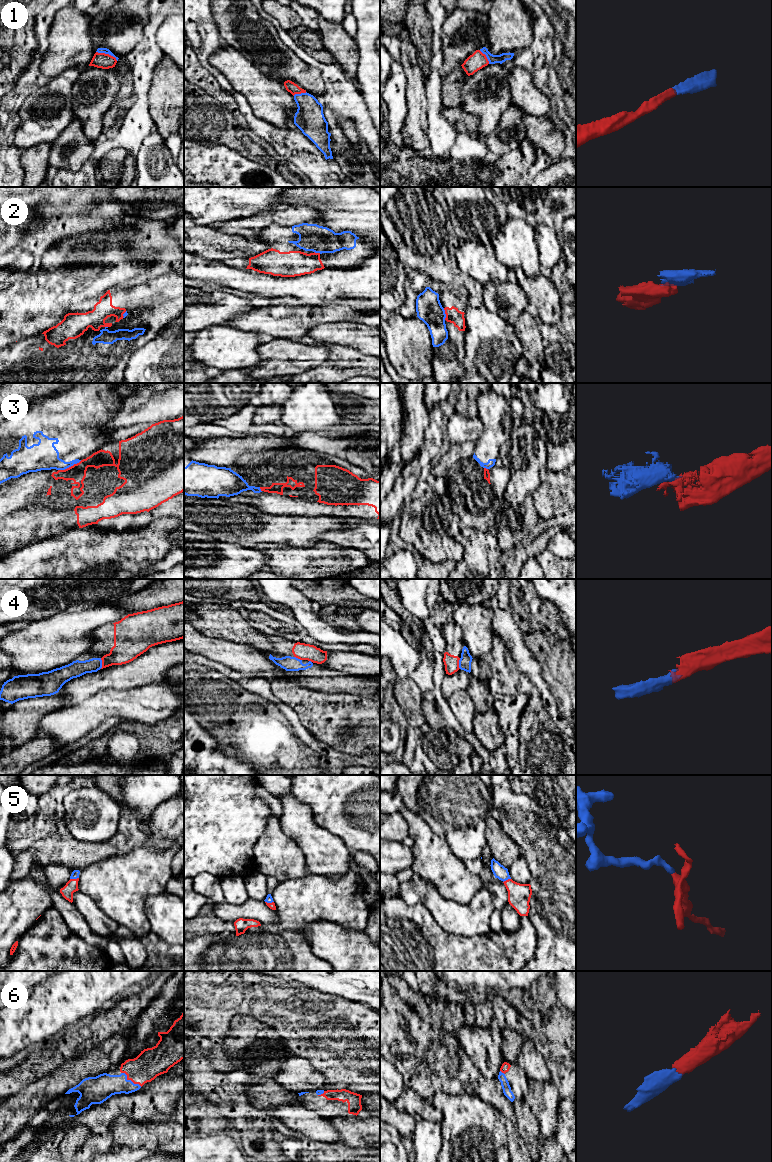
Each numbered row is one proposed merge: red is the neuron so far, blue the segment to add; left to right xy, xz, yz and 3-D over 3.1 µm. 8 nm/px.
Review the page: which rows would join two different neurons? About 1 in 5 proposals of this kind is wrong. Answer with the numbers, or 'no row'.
3, 4

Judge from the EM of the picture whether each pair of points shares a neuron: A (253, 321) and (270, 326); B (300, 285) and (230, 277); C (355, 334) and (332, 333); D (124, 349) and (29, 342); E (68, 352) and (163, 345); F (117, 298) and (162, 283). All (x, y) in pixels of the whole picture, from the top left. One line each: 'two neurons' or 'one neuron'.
A: one neuron
B: one neuron
C: one neuron
D: one neuron
E: two neurons
F: one neuron

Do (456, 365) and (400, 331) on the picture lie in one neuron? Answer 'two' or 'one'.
two

